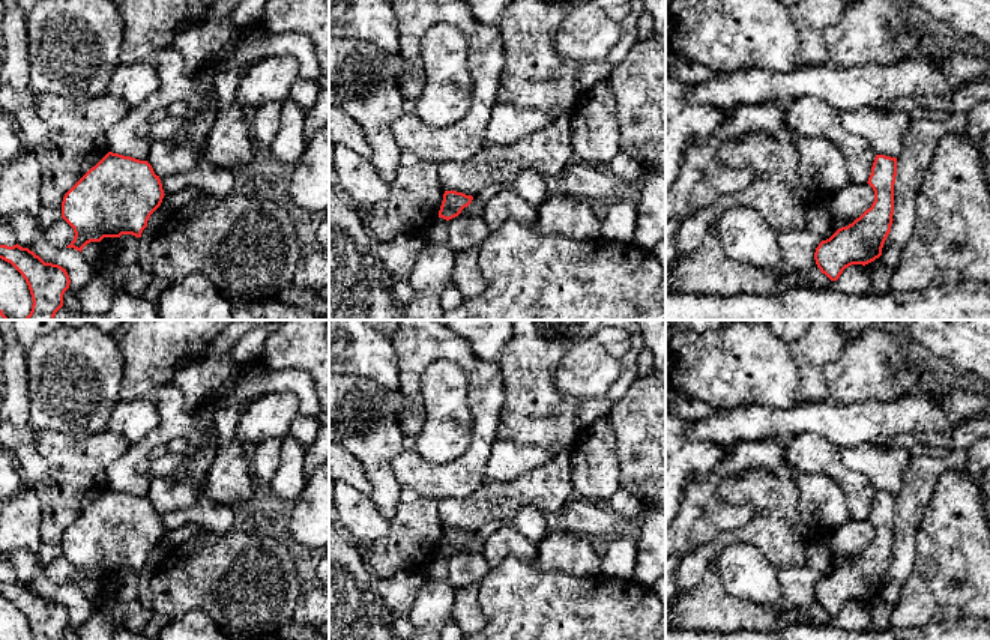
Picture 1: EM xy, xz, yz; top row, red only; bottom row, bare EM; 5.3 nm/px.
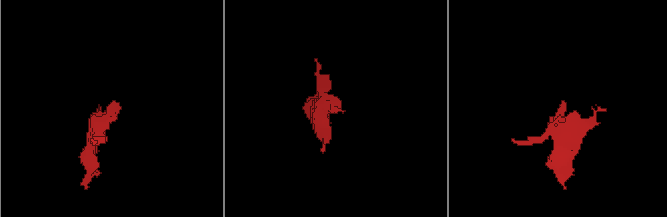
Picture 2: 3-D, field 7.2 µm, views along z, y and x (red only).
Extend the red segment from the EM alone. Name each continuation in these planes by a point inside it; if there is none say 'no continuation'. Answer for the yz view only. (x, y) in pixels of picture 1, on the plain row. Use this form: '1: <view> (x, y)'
no continuation

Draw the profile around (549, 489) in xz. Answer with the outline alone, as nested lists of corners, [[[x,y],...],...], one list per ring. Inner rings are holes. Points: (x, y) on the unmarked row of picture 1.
[[[563,451],[514,481],[484,479],[466,499],[439,500],[439,514],[445,527],[479,533],[485,524],[506,523],[518,506],[533,506],[544,515],[560,512],[572,496],[571,452]]]

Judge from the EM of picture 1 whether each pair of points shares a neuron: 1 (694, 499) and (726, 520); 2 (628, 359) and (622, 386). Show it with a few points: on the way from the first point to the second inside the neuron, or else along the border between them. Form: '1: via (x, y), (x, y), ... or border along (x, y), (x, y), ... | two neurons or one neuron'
1: via (702, 504), (706, 504), (718, 516) | one neuron
2: via (628, 365), (628, 377), (625, 380) | one neuron

